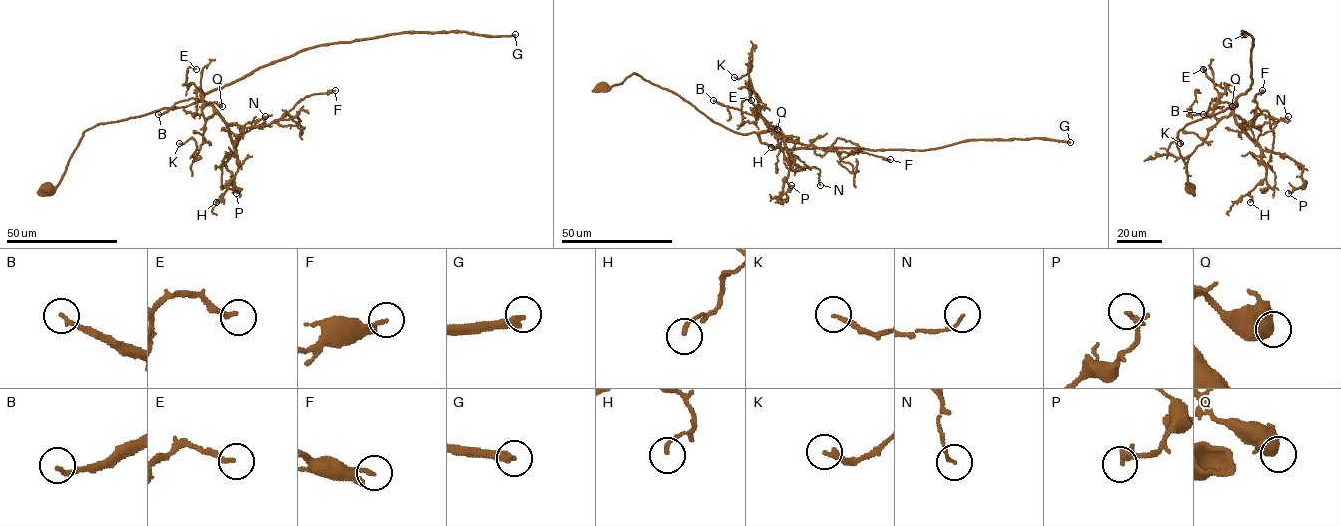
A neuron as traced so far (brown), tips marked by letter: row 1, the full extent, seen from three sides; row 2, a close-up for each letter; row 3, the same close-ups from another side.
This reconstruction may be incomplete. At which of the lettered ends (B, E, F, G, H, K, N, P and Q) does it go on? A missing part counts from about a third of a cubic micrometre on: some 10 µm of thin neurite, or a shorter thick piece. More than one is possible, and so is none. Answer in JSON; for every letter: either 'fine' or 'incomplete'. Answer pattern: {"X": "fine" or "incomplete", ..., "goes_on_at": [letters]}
{"B": "fine", "E": "fine", "F": "fine", "G": "incomplete", "H": "fine", "K": "fine", "N": "fine", "P": "fine", "Q": "fine", "goes_on_at": ["G"]}

